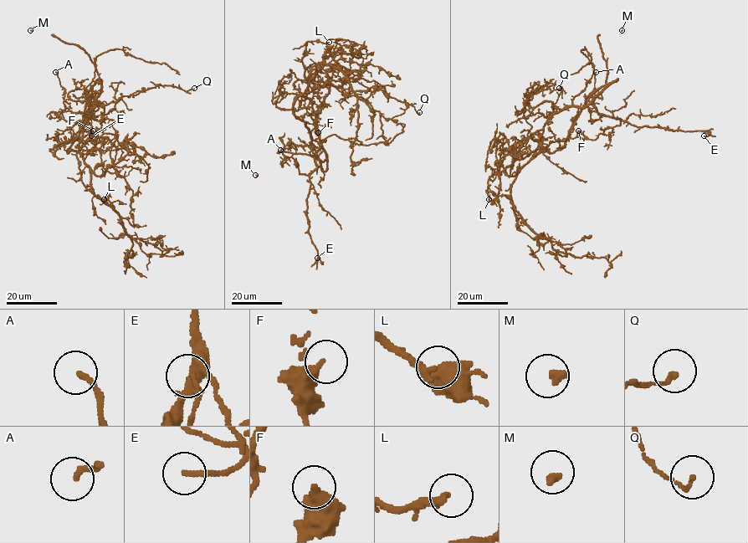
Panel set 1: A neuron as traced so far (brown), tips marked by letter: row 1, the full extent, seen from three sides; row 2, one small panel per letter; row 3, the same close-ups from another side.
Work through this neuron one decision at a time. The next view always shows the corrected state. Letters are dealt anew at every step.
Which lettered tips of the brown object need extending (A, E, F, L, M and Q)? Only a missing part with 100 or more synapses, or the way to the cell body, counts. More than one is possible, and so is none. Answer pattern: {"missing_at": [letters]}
{"missing_at": ["M"]}

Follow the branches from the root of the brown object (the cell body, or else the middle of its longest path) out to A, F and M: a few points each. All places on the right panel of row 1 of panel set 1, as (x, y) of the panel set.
A: (532, 138), (526, 118), (545, 101), (560, 109), (591, 104), (600, 118), (589, 120), (586, 103), (596, 72)
F: (532, 138), (540, 145), (532, 159), (551, 142), (575, 138), (578, 130)
M: (532, 138), (526, 118), (536, 106), (585, 107), (603, 88), (607, 62), (597, 37), (622, 30)

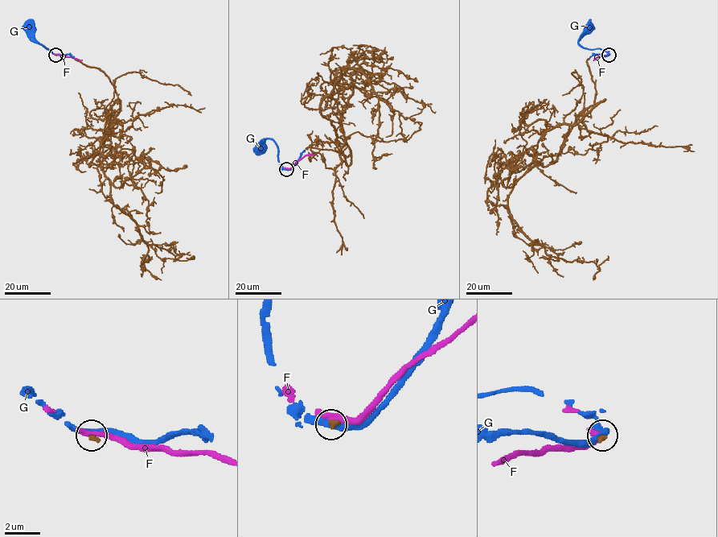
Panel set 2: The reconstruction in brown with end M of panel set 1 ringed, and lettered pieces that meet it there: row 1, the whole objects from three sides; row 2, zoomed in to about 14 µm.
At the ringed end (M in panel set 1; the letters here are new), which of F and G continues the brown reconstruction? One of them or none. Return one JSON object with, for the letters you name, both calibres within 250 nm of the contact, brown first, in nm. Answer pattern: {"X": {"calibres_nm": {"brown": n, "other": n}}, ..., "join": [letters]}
{"G": {"calibres_nm": {"brown": 220, "other": 360}}, "join": ["G"]}

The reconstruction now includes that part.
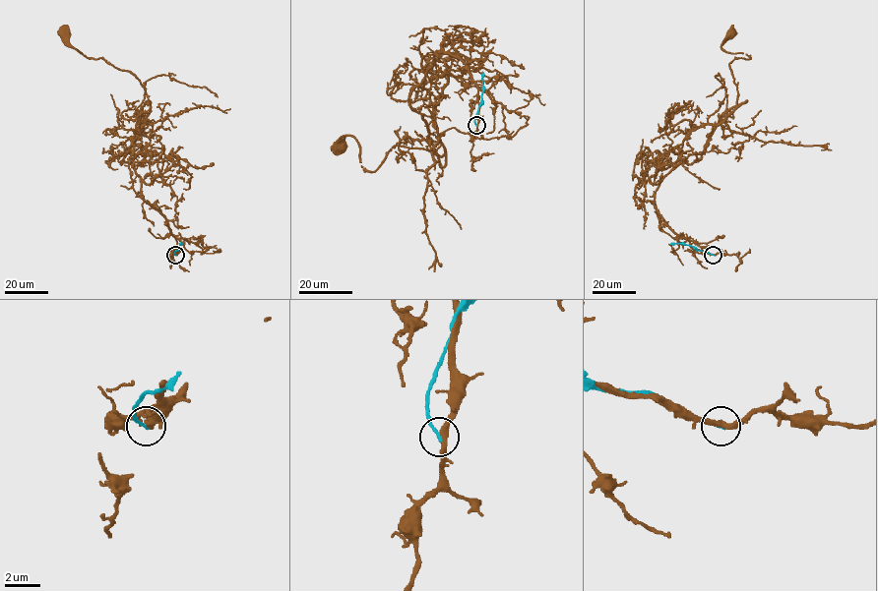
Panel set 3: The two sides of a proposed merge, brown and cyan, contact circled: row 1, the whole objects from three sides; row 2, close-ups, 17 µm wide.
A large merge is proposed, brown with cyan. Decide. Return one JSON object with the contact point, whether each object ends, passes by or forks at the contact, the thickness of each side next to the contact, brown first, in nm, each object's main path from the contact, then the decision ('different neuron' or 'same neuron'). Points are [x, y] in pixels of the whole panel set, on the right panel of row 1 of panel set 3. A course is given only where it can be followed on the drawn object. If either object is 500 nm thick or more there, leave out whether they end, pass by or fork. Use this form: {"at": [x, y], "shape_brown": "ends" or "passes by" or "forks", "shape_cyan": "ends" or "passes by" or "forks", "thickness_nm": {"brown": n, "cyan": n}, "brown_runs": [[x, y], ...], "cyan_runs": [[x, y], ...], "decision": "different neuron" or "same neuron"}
{"at": [713, 255], "shape_brown": "passes by", "shape_cyan": "ends", "thickness_nm": {"brown": 320, "cyan": 160}, "brown_runs": [[714, 255], [667, 225], [654, 194], [700, 159], [736, 106], [729, 64], [750, 57], [721, 48], [729, 33]], "cyan_runs": [[714, 255], [681, 243], [670, 244]], "decision": "different neuron"}

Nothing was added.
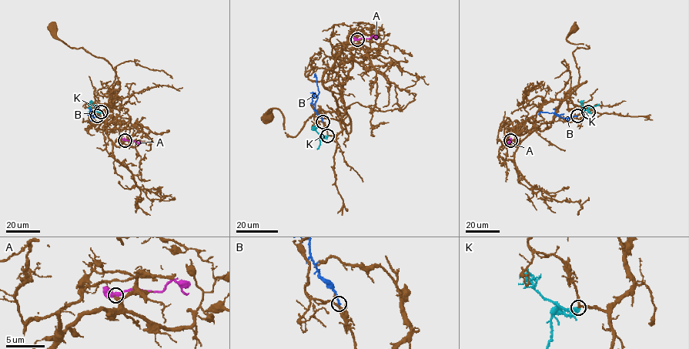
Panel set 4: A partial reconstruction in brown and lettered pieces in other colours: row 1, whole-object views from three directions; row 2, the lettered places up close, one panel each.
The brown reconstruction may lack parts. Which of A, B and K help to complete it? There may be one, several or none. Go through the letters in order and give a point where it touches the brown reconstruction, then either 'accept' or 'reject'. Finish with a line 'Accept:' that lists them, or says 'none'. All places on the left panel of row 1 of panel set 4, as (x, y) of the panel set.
A: meets brown at (125, 140); reject
B: meets brown at (97, 115); reject
K: meets brown at (101, 112); accept
Accept: K

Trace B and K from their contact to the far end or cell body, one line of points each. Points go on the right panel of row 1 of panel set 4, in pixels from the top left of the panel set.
B: (577, 115), (566, 118), (553, 112), (537, 114)
K: (588, 112), (581, 102)

